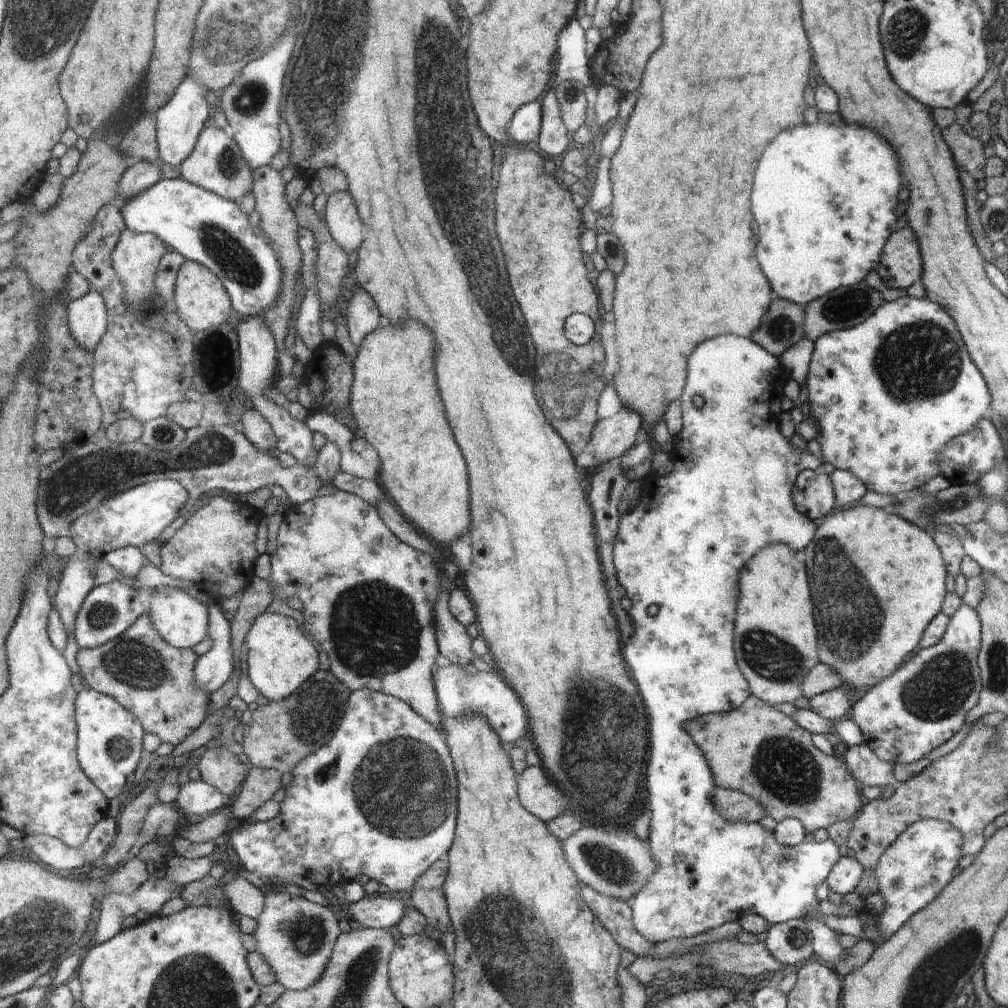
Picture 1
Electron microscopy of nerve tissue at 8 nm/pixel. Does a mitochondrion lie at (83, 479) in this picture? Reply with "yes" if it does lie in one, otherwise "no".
yes

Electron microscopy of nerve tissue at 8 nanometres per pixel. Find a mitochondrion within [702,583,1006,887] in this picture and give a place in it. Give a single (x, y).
(938, 689)

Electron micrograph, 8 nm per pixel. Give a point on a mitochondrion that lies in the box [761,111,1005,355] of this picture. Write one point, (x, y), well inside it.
(847, 306)

